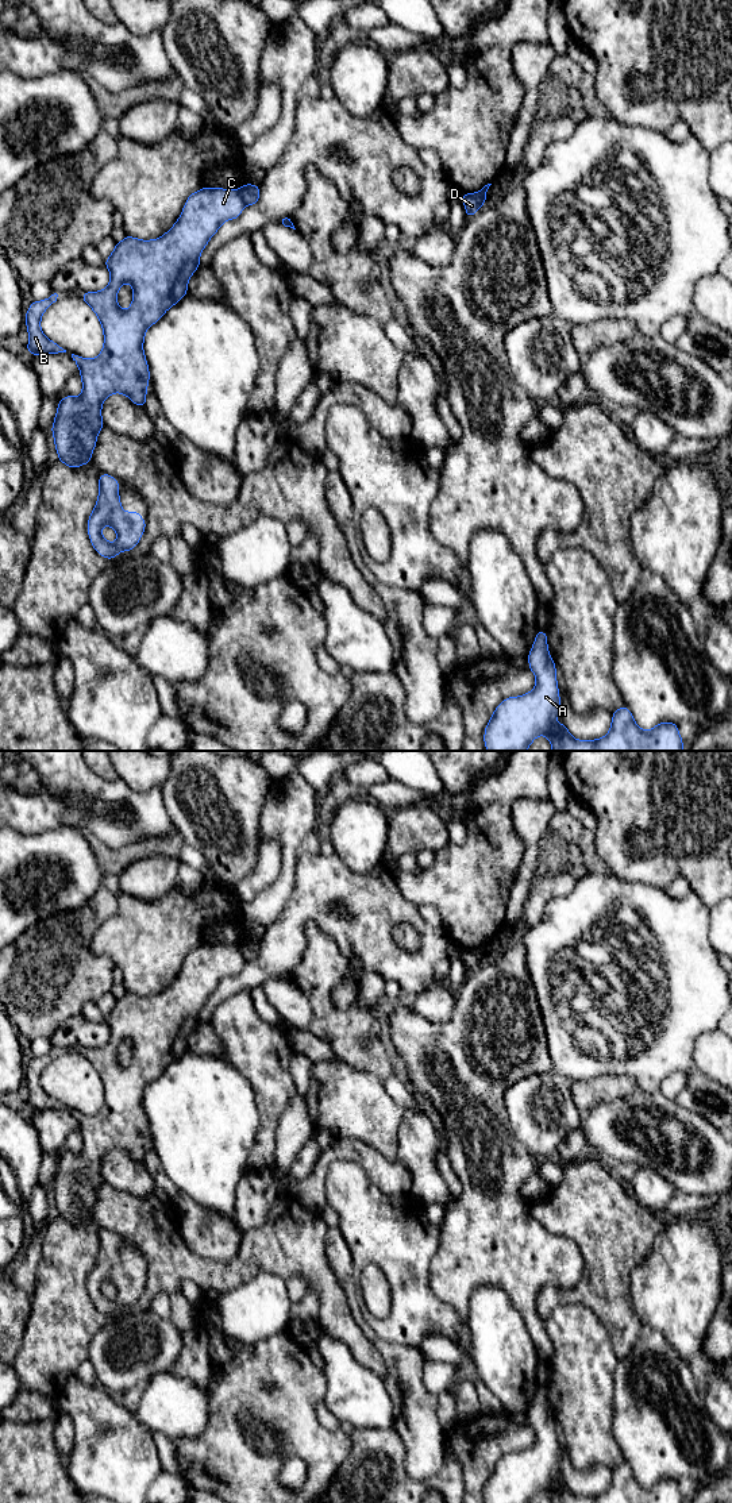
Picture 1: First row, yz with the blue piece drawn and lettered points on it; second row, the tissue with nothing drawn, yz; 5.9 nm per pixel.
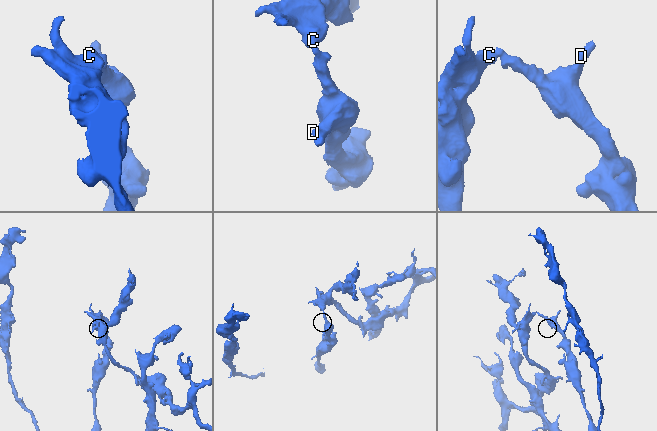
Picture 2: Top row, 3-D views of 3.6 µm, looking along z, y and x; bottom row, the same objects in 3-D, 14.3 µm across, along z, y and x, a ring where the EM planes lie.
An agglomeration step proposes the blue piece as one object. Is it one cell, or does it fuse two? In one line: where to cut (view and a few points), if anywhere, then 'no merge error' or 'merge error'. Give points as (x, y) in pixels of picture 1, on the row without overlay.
cut in yz along (237, 947), (245, 960); merge error

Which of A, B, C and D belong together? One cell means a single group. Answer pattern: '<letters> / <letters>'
A D / B C

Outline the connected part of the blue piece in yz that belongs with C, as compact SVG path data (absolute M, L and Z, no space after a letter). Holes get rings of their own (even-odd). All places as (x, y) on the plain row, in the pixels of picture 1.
M203 944L188 953L181 972L161 994L140 997L126 991L120 999L116 999L109 1014L104 1017L104 1022L111 1028L111 1037L107 1044L100 1048L80 1051L100 1076L104 1102L95 1115L72 1110L80 1125L82 1149L78 1153L65 1152L58 1159L51 1183L58 1217L72 1225L90 1218L97 1191L105 1182L101 1175L103 1157L112 1149L126 1151L135 1161L145 1164L150 1136L143 1109L146 1087L169 1064L186 1052L188 1037L200 1022L201 1007L224 978L240 972L243 963L238 947ZM124 1038L132 1041L132 1060L127 1067L123 1067L116 1057L119 1044Z

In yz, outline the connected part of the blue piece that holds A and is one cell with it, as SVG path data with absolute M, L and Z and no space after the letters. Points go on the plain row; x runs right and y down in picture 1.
M538 1387L528 1410L528 1419L536 1433L535 1445L524 1452L508 1453L494 1465L485 1484L485 1503L529 1503L539 1491L546 1492L551 1503L683 1503L677 1480L663 1477L651 1487L643 1487L625 1461L612 1471L612 1481L606 1492L587 1498L574 1495L565 1480L552 1480L560 1471L560 1454L555 1419L548 1410L547 1388Z

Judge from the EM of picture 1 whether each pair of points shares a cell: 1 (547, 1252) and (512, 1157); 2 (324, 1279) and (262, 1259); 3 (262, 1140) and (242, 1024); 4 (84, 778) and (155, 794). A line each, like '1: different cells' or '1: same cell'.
1: same cell
2: same cell
3: same cell
4: same cell

